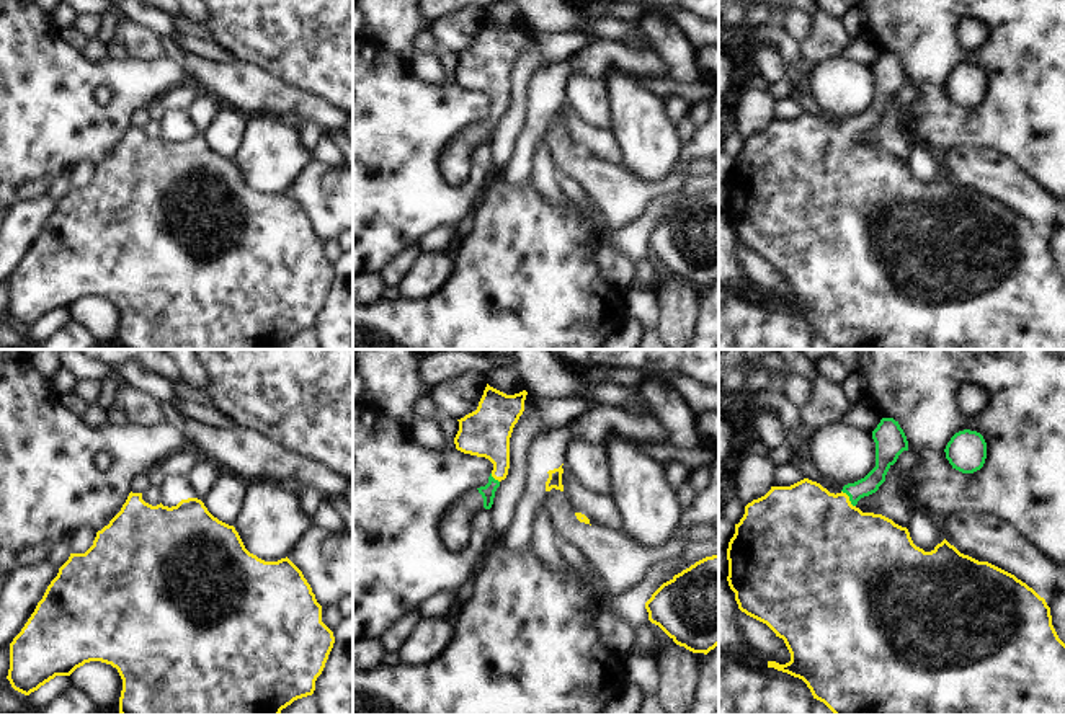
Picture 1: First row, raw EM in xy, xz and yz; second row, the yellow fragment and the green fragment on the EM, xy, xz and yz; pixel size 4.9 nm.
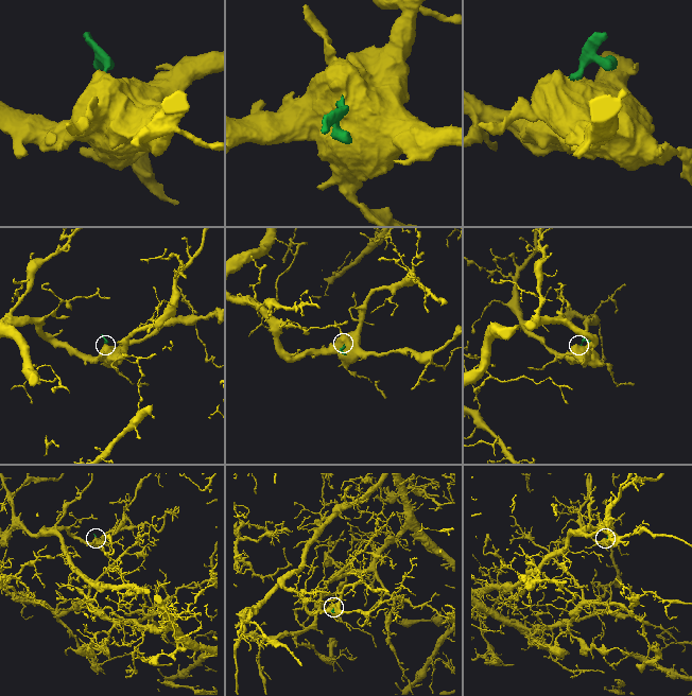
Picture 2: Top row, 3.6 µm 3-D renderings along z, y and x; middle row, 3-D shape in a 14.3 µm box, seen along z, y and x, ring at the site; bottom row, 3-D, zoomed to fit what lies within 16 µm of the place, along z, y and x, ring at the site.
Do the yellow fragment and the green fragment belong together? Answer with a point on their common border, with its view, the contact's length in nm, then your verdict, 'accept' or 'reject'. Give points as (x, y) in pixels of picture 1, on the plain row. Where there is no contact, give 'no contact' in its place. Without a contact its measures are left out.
yz (848, 133) | 110 nm | accept

